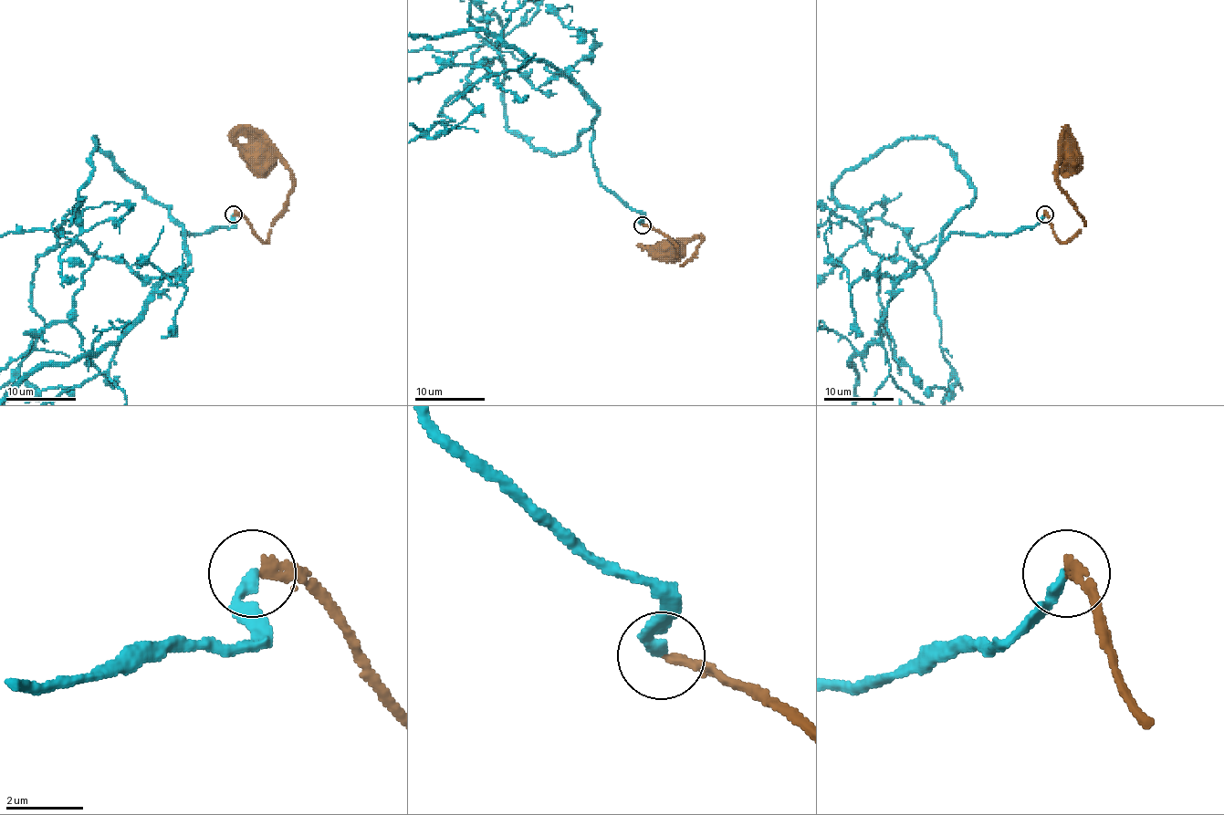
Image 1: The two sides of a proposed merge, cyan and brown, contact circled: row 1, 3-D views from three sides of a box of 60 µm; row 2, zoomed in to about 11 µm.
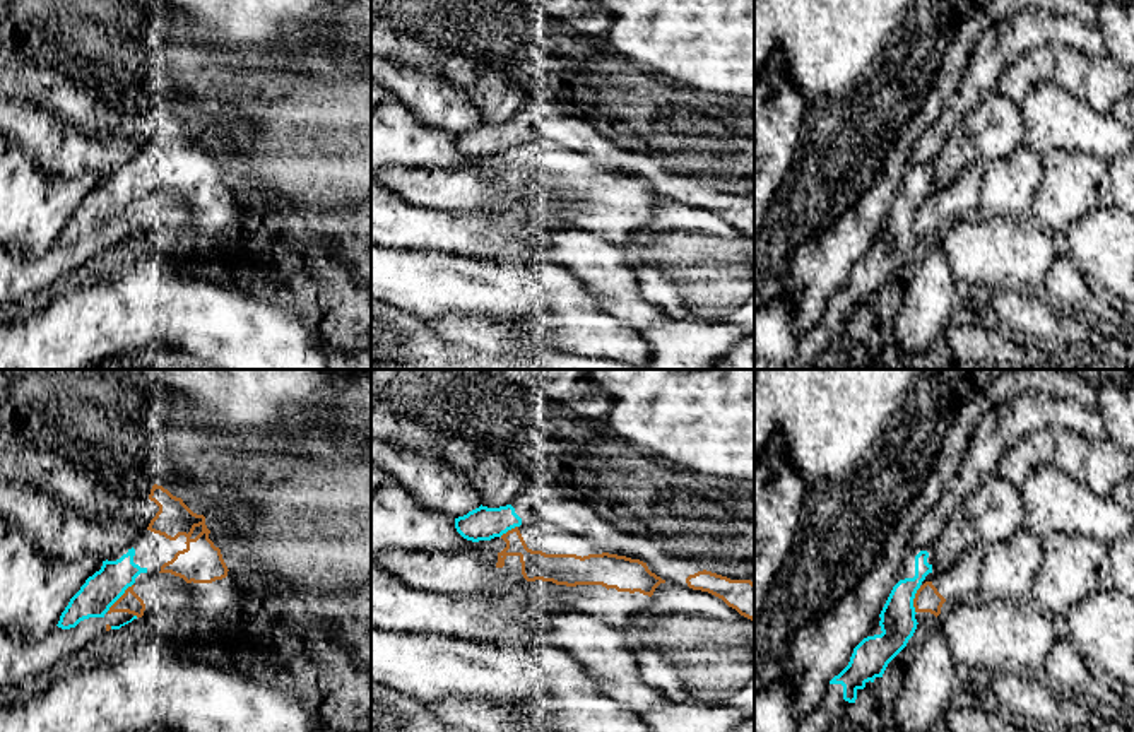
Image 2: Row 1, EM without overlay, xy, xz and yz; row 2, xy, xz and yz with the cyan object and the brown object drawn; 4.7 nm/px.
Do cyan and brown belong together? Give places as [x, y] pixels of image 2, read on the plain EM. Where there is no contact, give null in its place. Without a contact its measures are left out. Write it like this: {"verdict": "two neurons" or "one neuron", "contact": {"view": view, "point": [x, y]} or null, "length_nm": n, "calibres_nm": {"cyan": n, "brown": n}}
{"verdict": "one neuron", "contact": {"view": "xy", "point": [120, 212]}, "length_nm": 180, "calibres_nm": {"cyan": 170, "brown": 100}}

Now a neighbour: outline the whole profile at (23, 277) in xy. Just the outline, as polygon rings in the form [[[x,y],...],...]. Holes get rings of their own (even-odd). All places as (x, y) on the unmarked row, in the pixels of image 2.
[[[89,234],[75,245],[55,243],[39,257],[26,257],[0,245],[0,310],[9,303],[38,303],[74,269],[106,250],[104,234]]]

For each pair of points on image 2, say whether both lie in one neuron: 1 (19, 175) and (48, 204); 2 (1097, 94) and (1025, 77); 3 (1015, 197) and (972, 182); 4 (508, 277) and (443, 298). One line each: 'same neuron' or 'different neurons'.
1: same neuron
2: same neuron
3: different neurons
4: same neuron

